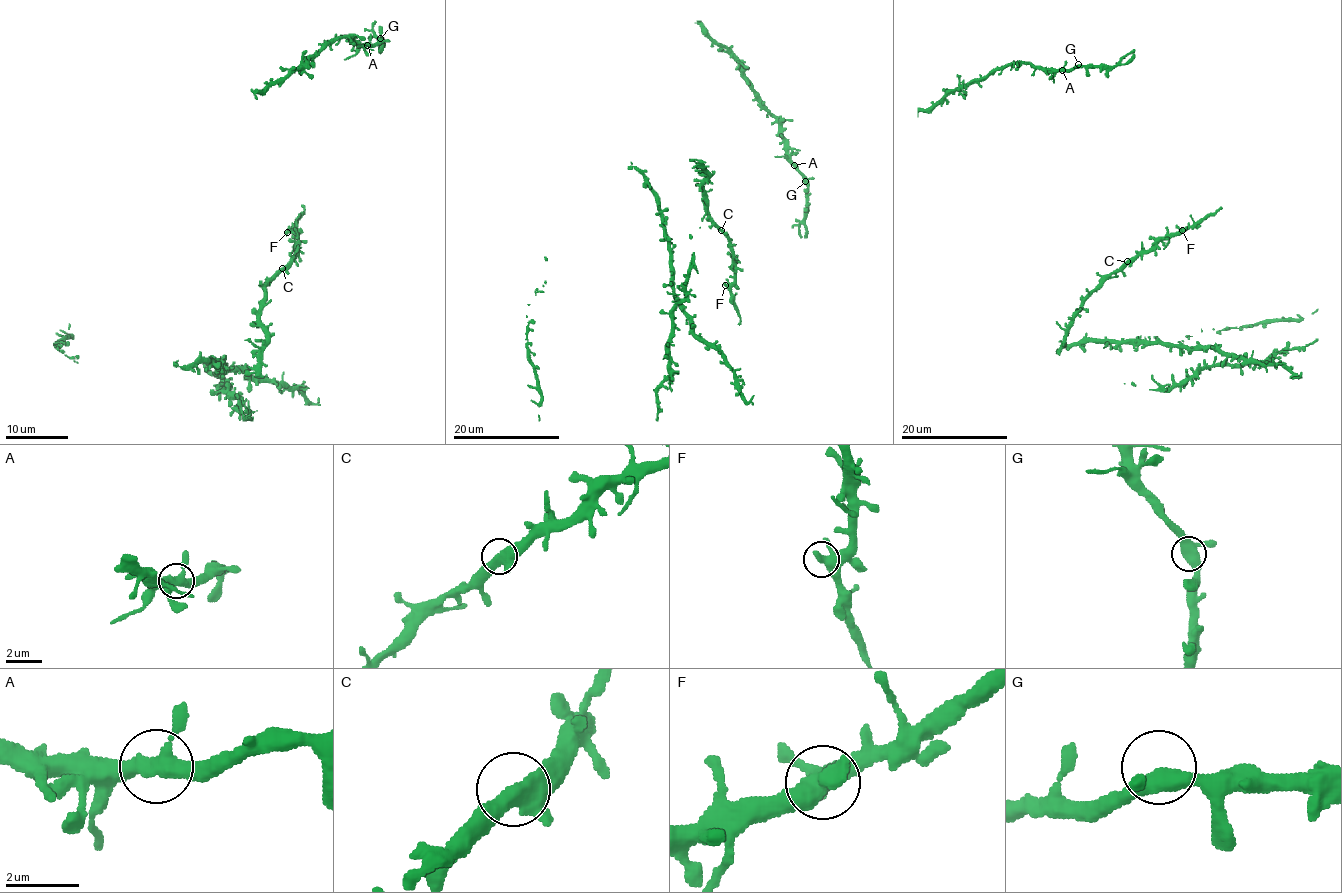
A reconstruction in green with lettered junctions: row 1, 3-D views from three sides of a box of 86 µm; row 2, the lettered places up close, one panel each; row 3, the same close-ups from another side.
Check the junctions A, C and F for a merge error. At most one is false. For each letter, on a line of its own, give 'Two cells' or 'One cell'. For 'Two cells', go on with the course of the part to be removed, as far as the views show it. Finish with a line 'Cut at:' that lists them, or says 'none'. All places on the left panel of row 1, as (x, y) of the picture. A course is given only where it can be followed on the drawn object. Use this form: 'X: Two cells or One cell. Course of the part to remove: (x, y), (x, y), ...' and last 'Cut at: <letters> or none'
A: One cell
C: One cell
F: One cell
Cut at: none

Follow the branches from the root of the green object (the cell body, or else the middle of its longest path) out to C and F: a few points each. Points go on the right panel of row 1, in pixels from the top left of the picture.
C: (1100, 285), (1127, 261)
F: (1100, 285), (1137, 254), (1149, 252), (1159, 241), (1182, 230)

